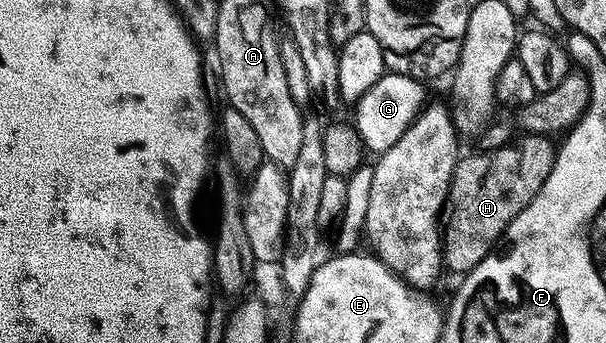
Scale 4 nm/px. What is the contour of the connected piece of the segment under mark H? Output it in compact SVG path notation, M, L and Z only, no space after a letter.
M521 135L508 145L498 144L490 153L477 153L474 157L462 156L458 160L453 178L449 184L447 217L449 225L443 229L443 265L456 275L464 275L473 270L488 253L494 252L495 246L504 238L505 229L539 195L539 187L551 175L555 156L555 145L545 135Z

